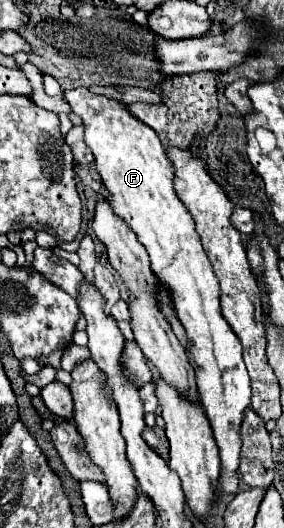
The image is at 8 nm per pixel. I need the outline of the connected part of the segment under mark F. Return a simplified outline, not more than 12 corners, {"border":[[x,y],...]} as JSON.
{"border":[[65,91],[113,213],[147,249],[187,333],[237,493],[251,405],[241,341],[157,133]]}

